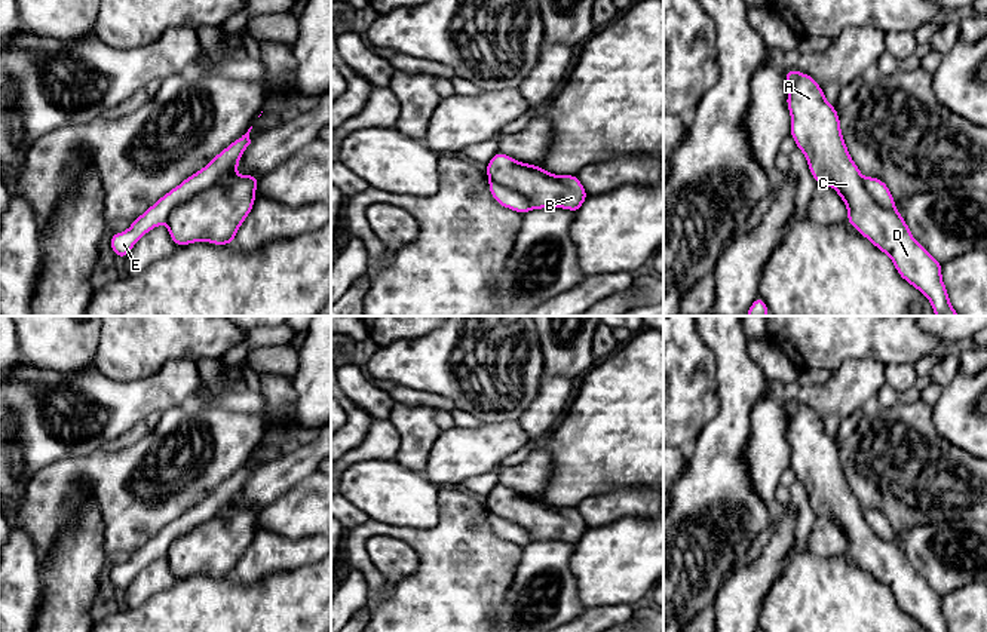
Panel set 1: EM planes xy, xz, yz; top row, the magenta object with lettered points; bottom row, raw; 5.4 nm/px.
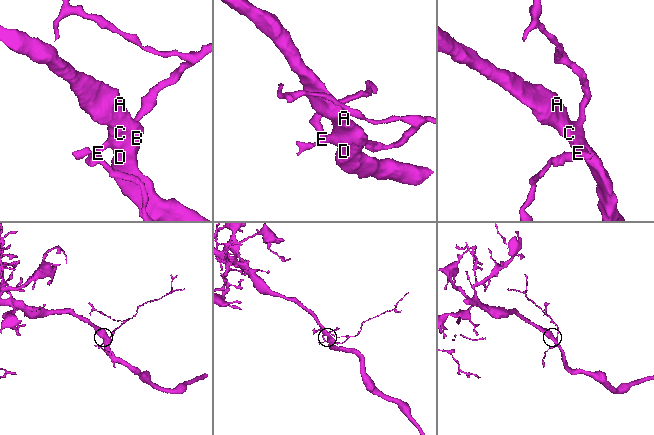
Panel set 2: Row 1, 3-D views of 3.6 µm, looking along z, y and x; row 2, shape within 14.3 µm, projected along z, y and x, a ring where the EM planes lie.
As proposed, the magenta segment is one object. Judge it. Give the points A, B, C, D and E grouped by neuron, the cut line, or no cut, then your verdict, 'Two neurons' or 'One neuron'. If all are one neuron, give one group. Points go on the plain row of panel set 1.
Groups: A B C D / E. Split along xy (238, 493), (211, 518), (180, 536), (169, 546), (166, 557). Two neurons

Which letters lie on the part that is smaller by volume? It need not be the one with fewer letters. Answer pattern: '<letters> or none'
E

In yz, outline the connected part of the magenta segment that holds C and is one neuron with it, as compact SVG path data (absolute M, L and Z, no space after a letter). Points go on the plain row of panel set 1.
M790 401L787 439L790 469L803 484L816 516L836 522L847 542L847 555L885 585L898 607L928 632L948 632L938 595L911 567L896 540L880 539L864 518L861 501L845 476L836 439L809 406Z

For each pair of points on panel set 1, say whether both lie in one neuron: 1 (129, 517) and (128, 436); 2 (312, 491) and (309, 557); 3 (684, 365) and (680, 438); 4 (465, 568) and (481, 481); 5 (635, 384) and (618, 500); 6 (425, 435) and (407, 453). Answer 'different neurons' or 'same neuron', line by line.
1: different neurons
2: different neurons
3: same neuron
4: different neurons
5: different neurons
6: same neuron

